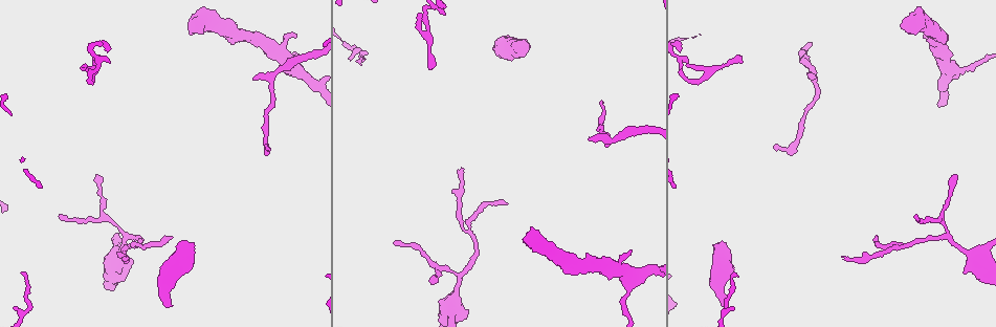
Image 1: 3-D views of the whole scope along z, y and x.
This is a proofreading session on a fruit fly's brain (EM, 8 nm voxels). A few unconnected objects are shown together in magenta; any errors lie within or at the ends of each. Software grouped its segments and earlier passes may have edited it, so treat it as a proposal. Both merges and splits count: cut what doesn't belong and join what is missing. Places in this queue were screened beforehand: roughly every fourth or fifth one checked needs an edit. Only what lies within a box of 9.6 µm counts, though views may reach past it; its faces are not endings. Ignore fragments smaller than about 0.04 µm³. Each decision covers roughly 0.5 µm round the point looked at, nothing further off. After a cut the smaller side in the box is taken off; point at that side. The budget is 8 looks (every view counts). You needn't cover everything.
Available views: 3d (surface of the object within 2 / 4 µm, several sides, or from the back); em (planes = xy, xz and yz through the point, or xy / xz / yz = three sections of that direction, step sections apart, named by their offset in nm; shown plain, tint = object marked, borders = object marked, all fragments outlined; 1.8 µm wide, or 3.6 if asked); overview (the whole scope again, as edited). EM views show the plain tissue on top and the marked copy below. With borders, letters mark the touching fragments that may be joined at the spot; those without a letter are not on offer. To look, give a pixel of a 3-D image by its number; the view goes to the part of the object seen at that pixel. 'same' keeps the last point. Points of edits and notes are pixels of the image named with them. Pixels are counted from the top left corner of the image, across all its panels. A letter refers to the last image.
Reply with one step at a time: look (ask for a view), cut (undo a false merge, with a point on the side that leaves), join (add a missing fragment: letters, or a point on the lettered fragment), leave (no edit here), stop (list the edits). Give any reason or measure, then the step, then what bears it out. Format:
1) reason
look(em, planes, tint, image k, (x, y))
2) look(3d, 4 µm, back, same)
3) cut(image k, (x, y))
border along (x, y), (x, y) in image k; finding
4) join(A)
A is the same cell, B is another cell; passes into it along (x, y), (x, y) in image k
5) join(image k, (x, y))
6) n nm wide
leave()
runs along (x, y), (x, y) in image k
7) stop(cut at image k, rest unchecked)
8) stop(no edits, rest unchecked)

tapers out
look(3d, 4 µm, image 1, (842, 257))

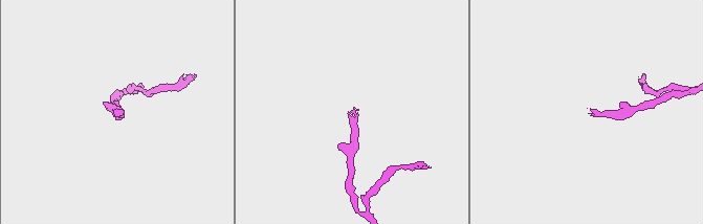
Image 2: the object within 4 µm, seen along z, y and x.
need the tissue
look(em, planes, borders, image 2, (123, 111))

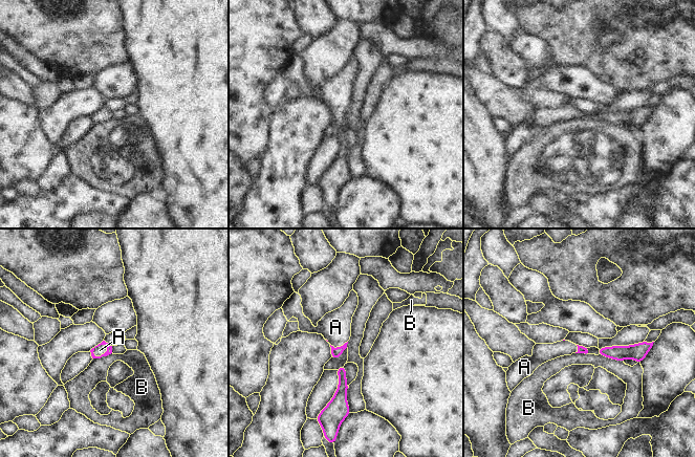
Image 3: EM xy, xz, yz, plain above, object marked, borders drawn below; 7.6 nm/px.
join(A)
A is the same cell, B is another cell; passes into it along (109, 348), (99, 345), (100, 350) in image 3; it goes on there

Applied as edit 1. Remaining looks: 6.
free end
look(em, planes, borders, image 1, (170, 305))

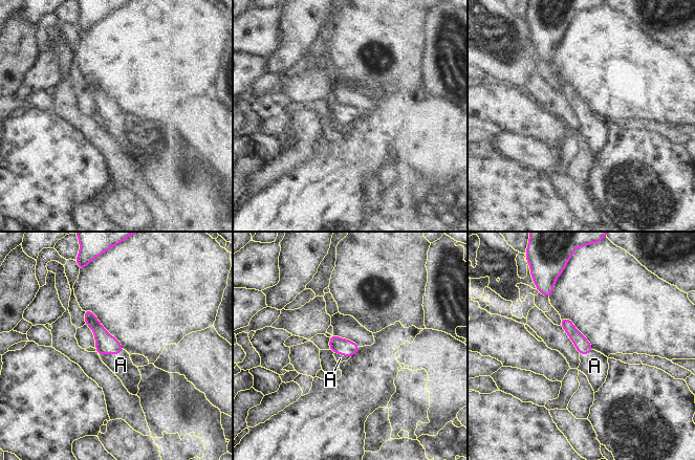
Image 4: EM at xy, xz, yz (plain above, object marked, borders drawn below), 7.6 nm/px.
join(A)
A is the same cell; passes into it along (106, 344), (111, 353), (121, 365) in image 4; it goes on there

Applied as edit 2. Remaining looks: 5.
branch stops here
look(em, 3.6 µm, planes, tint, image 1, (296, 36))

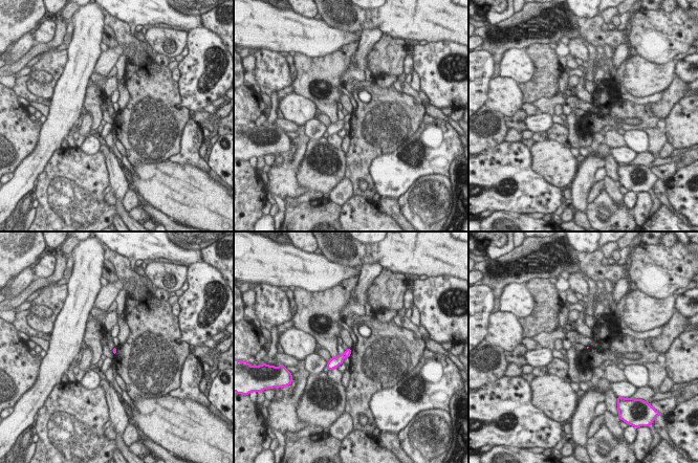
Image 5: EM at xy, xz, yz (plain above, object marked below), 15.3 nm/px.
what lies round it
look(em, 3.6 µm, planes, borders, same)

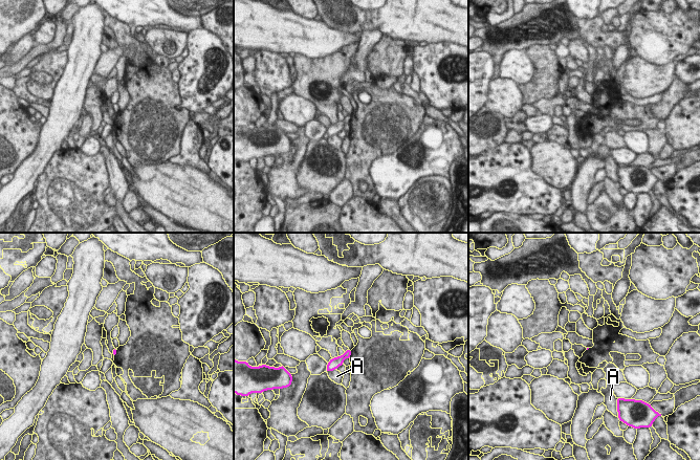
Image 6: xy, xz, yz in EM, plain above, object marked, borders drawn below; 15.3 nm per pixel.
leave()
A is another cell; no lettered fragment goes on from it

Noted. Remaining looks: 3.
stop(join at image 3, join at image 4, rest unchecked)

